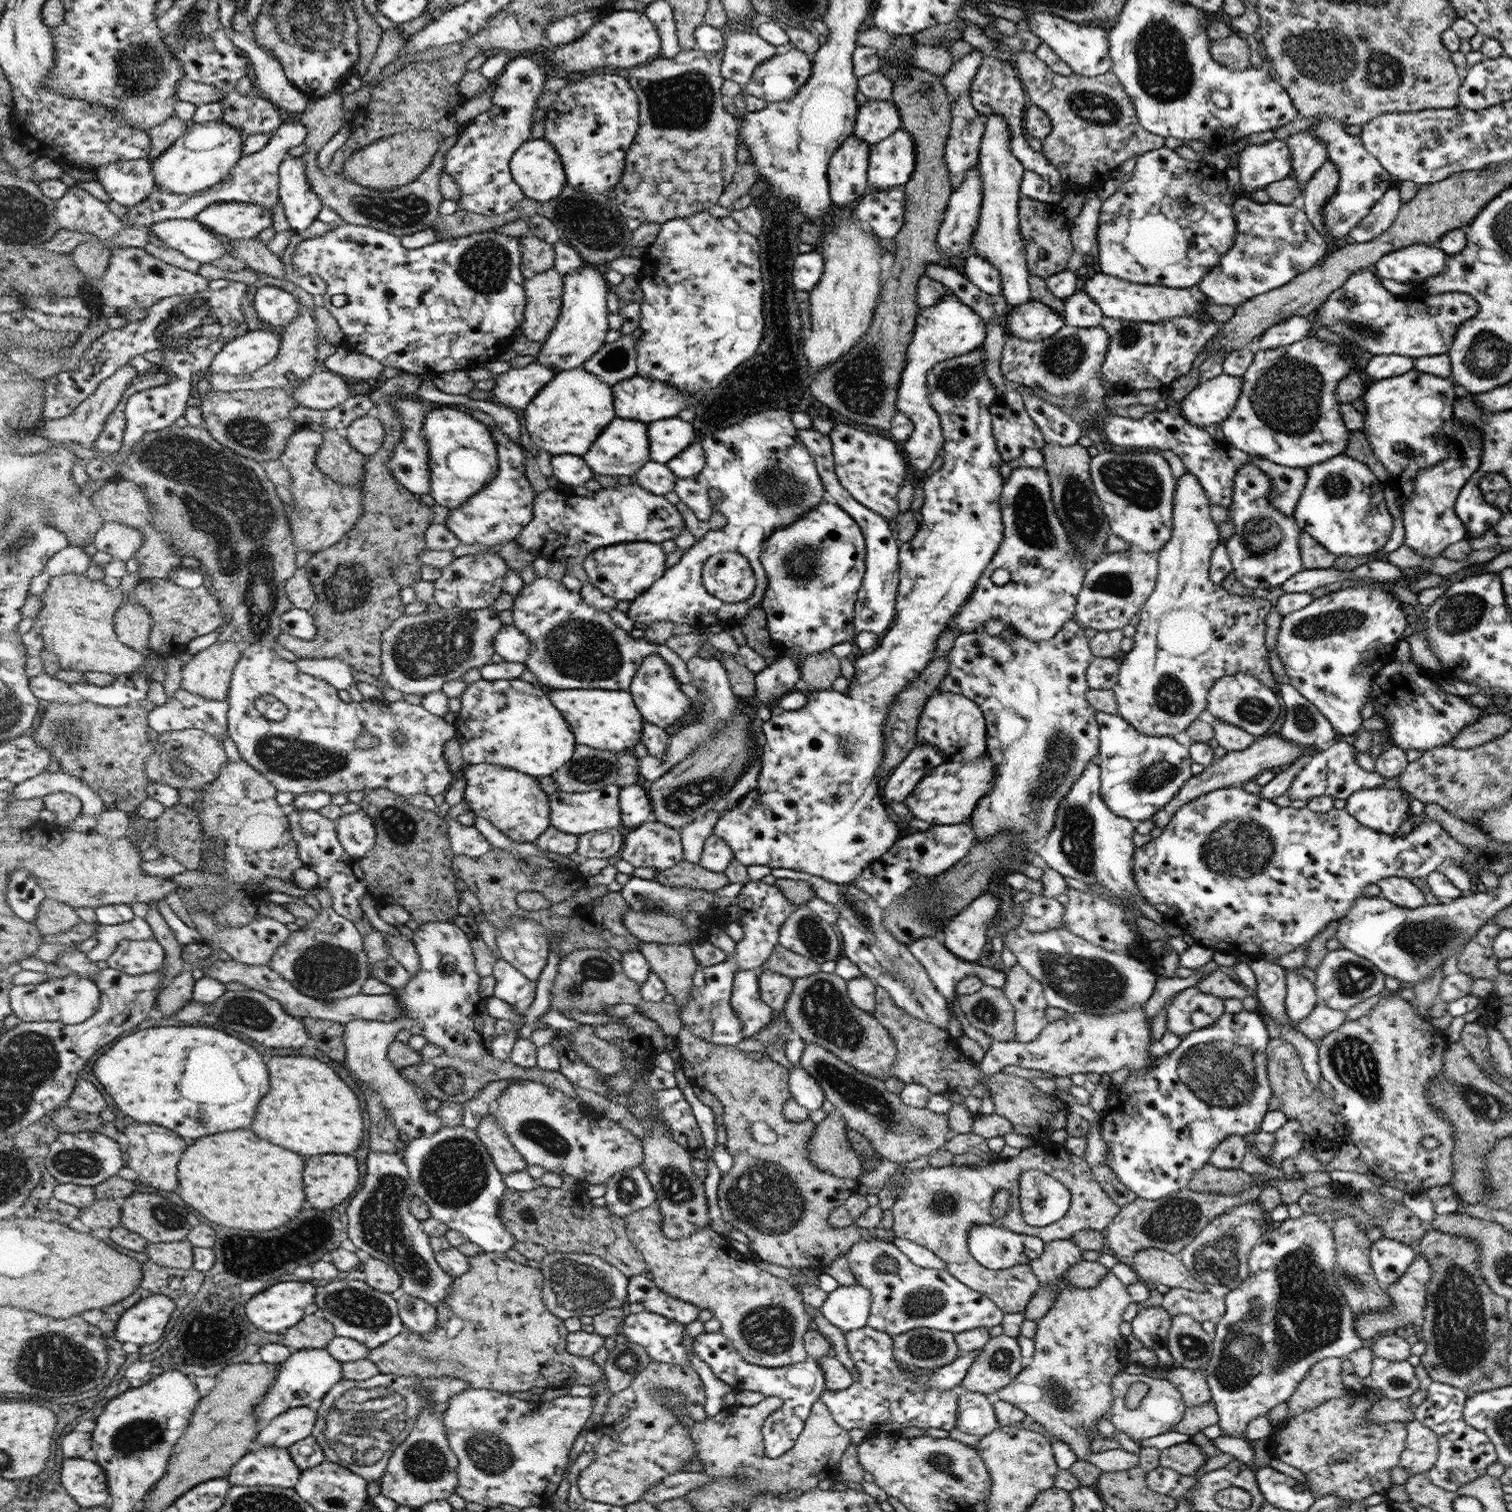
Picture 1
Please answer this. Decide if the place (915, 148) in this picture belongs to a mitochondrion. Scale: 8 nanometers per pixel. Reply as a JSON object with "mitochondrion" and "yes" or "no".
{"mitochondrion":"no"}

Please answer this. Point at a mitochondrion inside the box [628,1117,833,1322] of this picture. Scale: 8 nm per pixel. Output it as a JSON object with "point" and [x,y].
{"point":[763,1197]}

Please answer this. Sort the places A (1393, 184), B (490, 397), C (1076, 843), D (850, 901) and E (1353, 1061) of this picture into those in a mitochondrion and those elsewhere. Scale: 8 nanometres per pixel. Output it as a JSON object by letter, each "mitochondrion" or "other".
{"A":"other","B":"other","C":"mitochondrion","D":"mitochondrion","E":"mitochondrion"}

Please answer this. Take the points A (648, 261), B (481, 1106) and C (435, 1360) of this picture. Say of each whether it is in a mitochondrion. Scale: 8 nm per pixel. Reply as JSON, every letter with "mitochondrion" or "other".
{"A":"other","B":"other","C":"mitochondrion"}

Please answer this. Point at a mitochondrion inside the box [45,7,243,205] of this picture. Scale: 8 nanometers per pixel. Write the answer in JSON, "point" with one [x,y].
{"point":[141,66]}

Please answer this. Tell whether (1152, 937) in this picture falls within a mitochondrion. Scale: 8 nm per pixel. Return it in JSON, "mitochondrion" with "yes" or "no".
{"mitochondrion":"no"}

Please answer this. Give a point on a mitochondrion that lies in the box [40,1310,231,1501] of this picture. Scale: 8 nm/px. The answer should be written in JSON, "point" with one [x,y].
{"point":[141,1436]}

